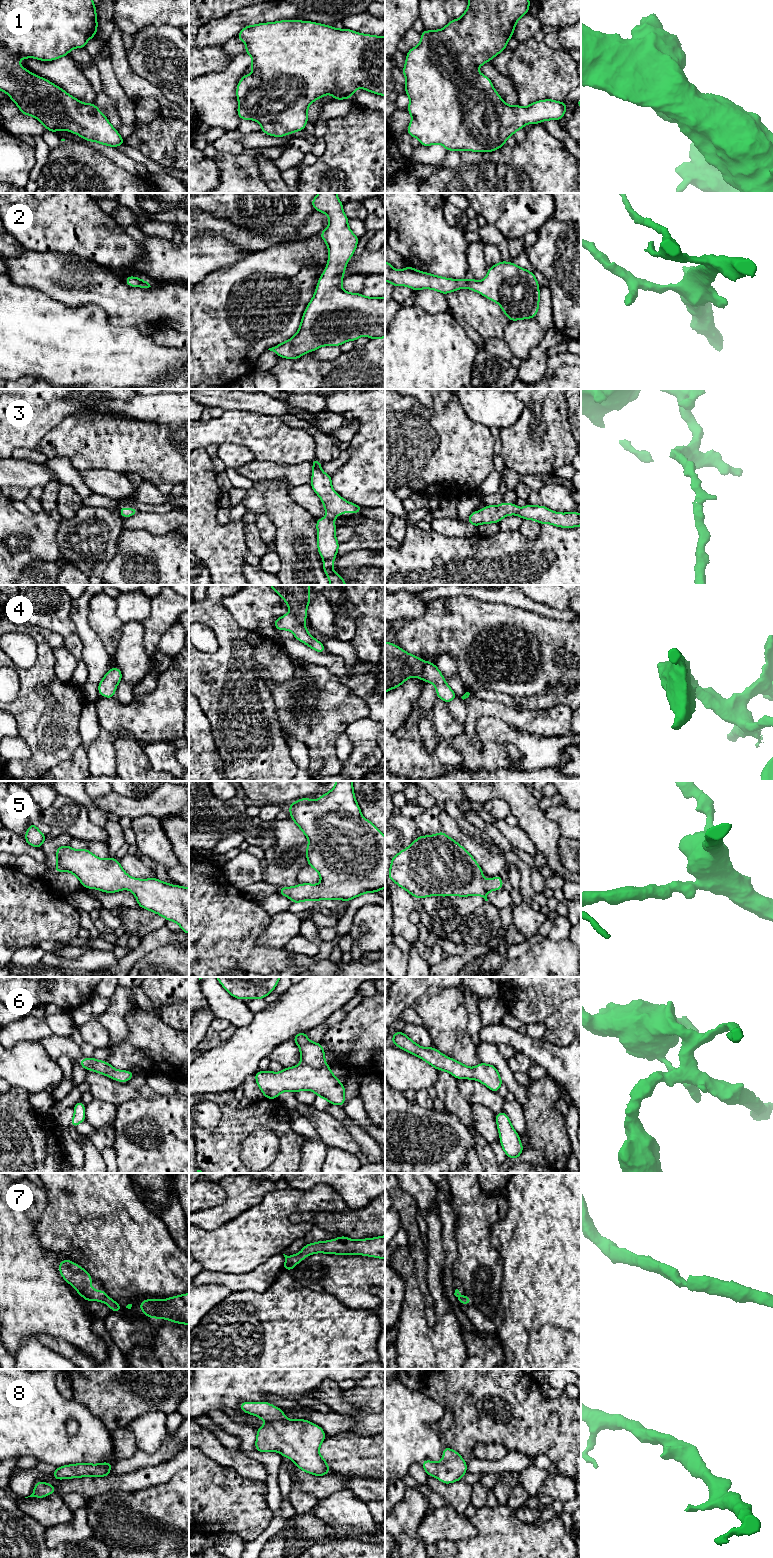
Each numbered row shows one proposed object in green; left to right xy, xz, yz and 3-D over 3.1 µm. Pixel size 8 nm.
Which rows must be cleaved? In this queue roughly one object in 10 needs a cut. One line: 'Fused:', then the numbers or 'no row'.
Fused: no row

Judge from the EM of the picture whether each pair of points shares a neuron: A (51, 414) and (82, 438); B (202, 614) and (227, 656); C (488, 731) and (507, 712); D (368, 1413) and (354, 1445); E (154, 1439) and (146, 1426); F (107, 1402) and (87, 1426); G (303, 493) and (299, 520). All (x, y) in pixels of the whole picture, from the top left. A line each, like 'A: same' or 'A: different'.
A: different
B: same
C: different
D: different
E: same
F: different
G: different

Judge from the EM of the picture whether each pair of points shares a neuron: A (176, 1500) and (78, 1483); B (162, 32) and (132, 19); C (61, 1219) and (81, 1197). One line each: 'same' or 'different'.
A: different
B: different
C: same

